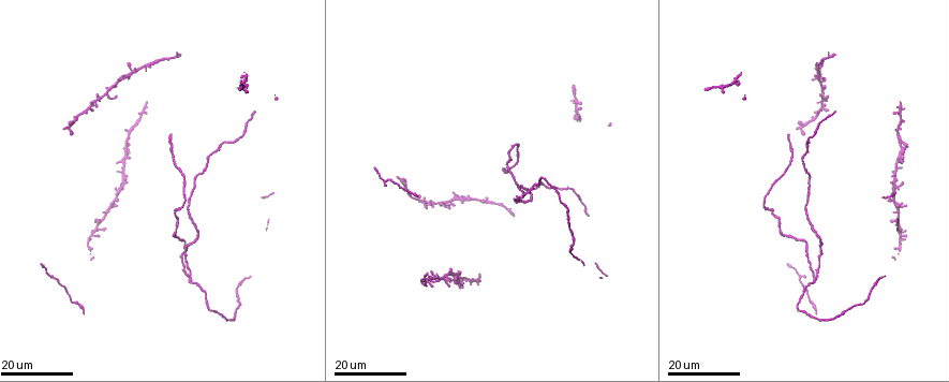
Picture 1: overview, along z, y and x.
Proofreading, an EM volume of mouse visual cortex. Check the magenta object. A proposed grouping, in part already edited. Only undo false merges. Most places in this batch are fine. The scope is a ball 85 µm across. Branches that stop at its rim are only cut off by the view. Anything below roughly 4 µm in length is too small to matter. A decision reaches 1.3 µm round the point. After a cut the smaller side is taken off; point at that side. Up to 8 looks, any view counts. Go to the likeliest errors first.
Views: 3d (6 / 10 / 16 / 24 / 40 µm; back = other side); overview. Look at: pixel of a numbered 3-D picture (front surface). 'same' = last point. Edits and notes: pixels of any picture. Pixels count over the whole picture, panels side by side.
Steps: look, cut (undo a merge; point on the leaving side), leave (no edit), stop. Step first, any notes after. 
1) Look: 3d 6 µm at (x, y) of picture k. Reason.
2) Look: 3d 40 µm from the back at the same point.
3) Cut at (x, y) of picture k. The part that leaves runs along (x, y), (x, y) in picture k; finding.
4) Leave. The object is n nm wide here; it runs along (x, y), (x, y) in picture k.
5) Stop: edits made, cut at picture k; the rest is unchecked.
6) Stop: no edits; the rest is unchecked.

Look: 3d 24 µm at (521, 197) of picture 1. Arms part here.

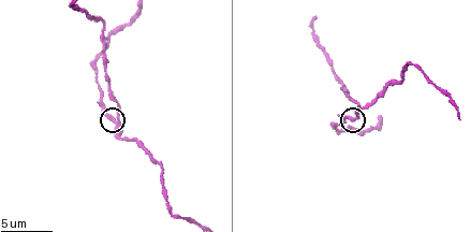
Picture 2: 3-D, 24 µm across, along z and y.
Look: 3d 10 µm at (357, 116) of picture 2.

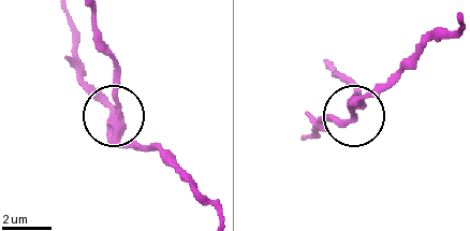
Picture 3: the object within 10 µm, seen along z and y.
Leave. The side arm is 78 µm long; it runs along (94, 15), (99, 46), (115, 71), (115, 127), (137, 149) in picture 3; all the same neuron.

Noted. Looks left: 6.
Look: 3d 16 µm at (103, 29) of picture 2.

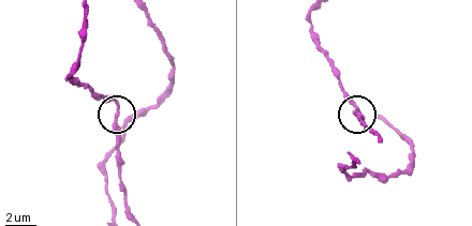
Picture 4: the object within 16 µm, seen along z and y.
Leave. The object is 160 nm wide here; one neuron here.

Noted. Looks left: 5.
Look: 3d 16 µm at (894, 183) of picture 1. Two arms at a narrow angle.

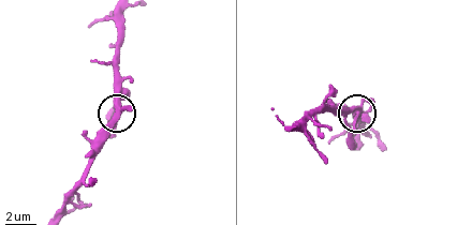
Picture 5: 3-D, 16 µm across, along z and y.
Look: 3d 10 µm at (116, 107) of picture 5.

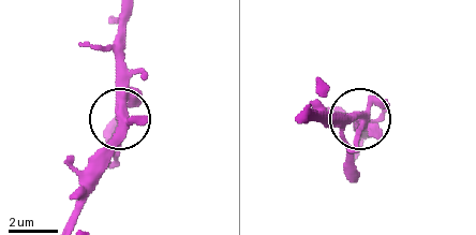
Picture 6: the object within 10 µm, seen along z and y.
Leave. 4 arms meet here; one neuron here.

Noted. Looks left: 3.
Look: 3d 16 µm at (145, 68) of picture 1. Side arm on a straight run.

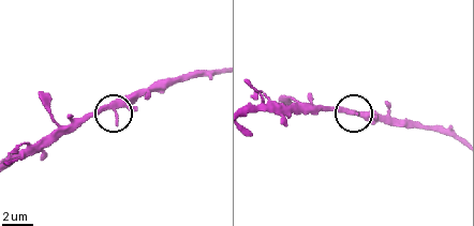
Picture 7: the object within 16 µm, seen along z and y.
Look: 3d 6 µm at (347, 110) of picture 7.

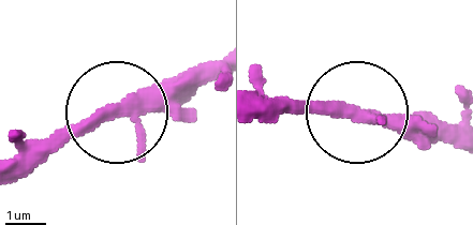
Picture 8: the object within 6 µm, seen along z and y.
Leave. The side arm is 12 µm long; all the same neuron.

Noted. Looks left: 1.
Stop: no edits; the rest is unchecked.

